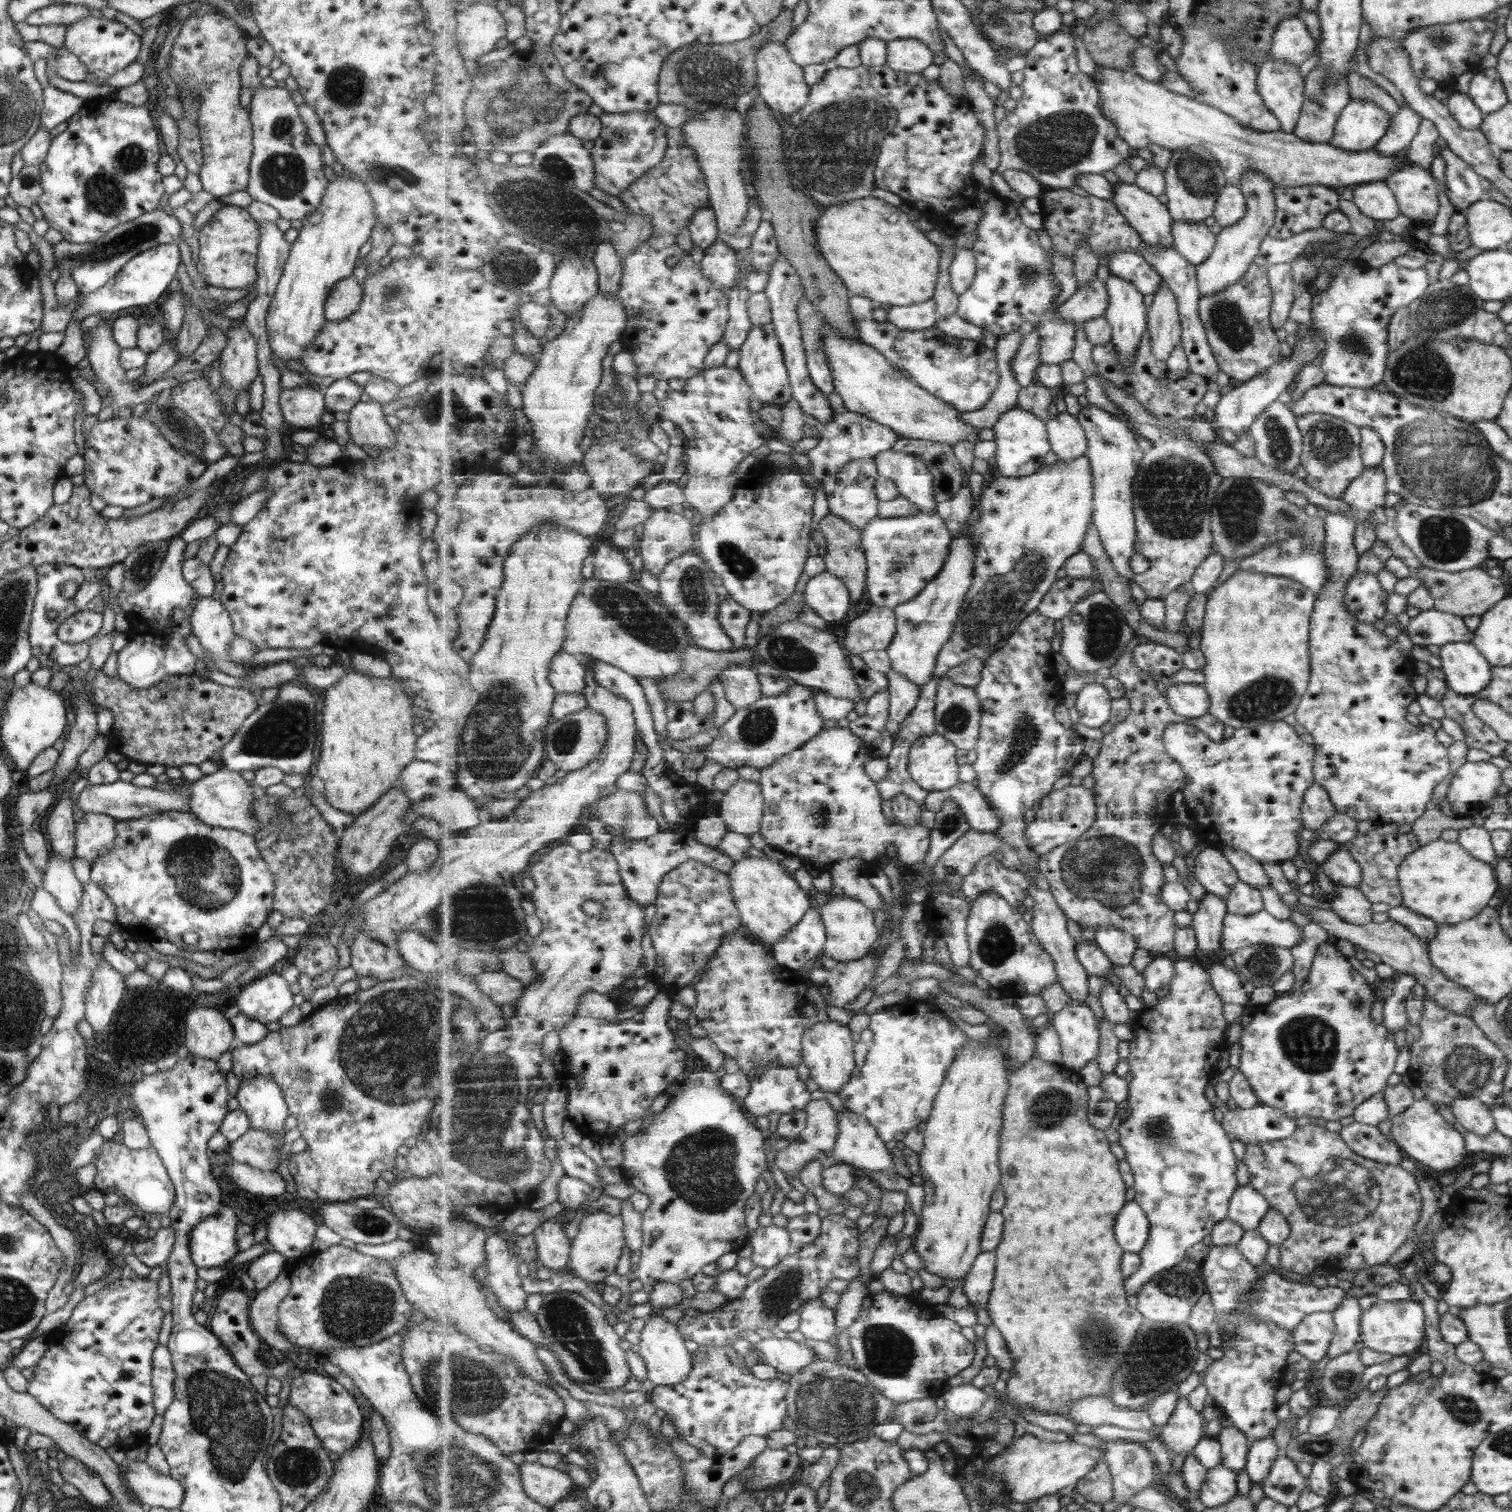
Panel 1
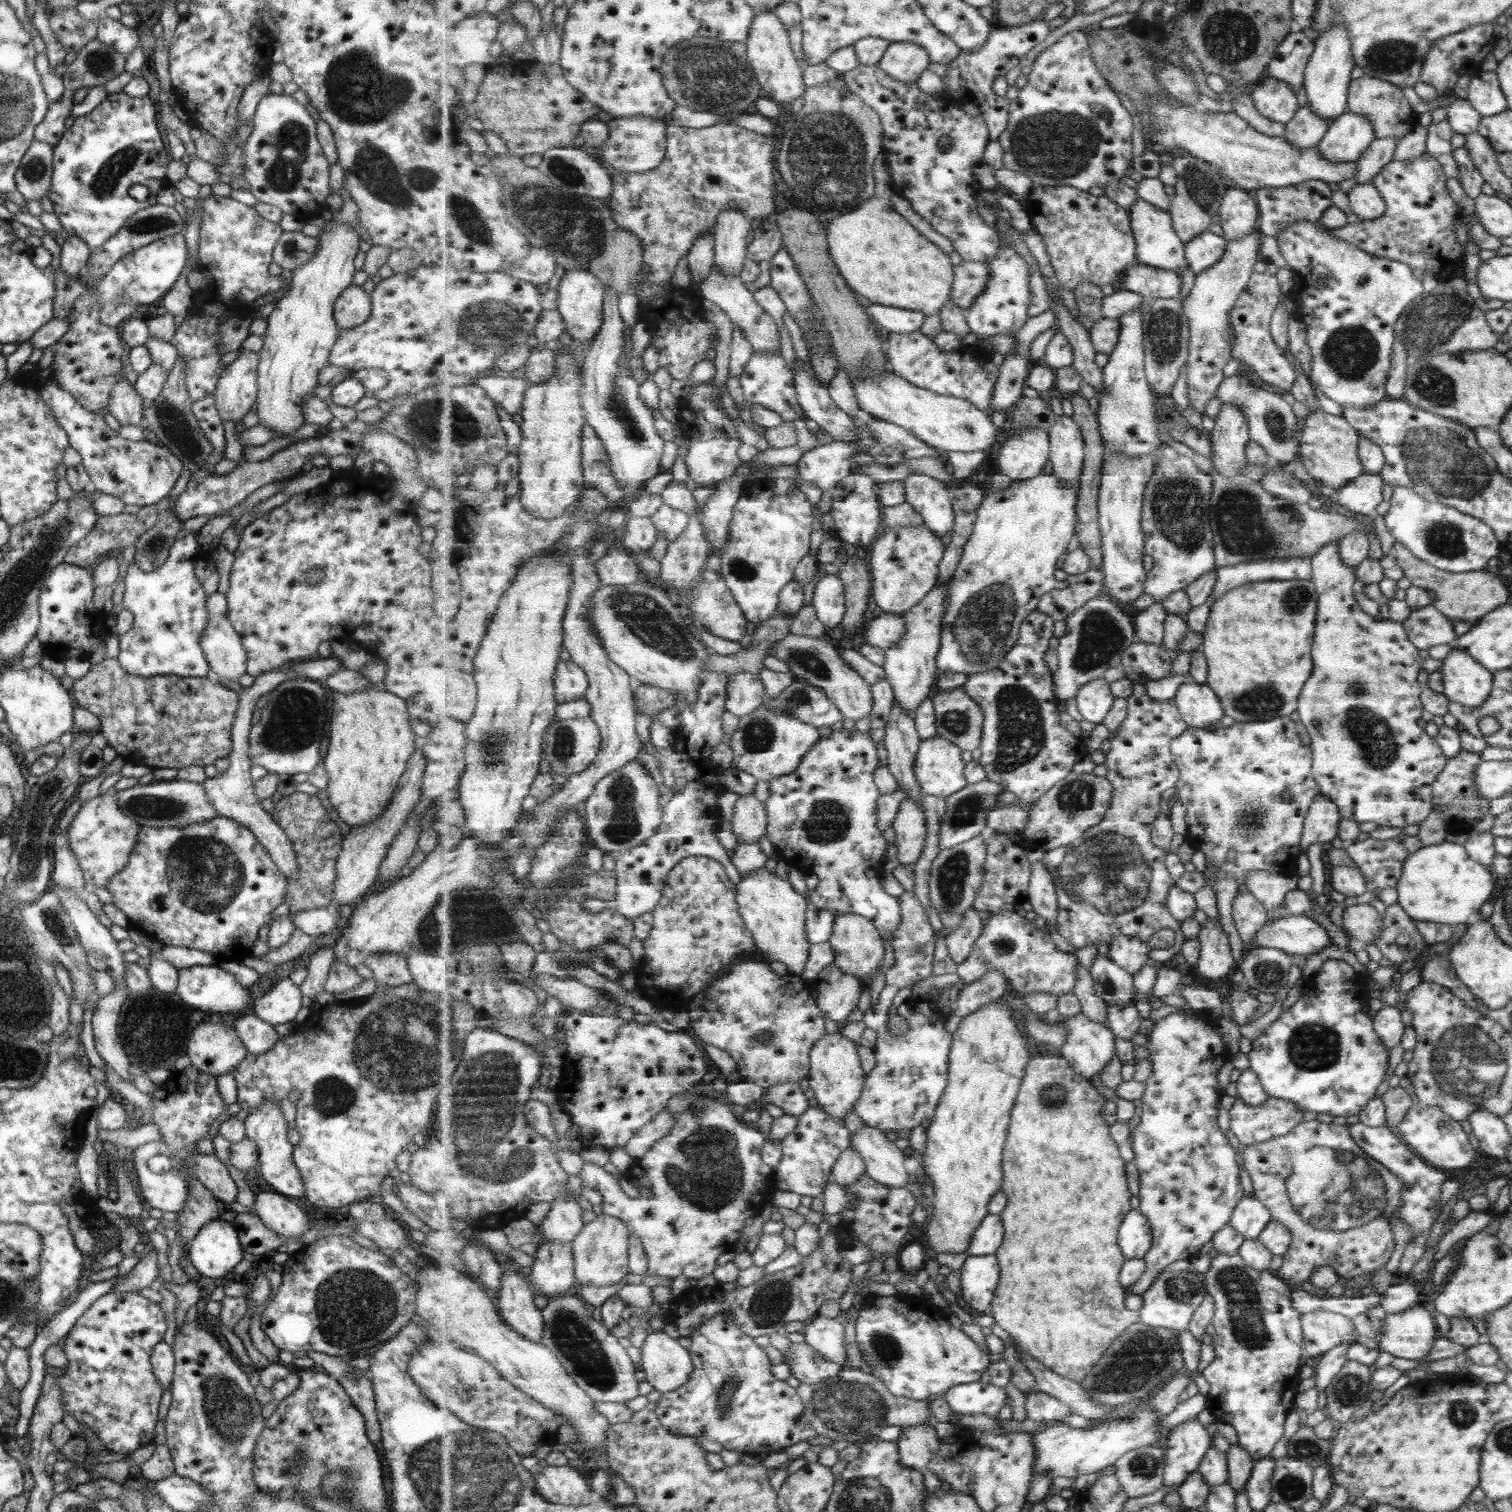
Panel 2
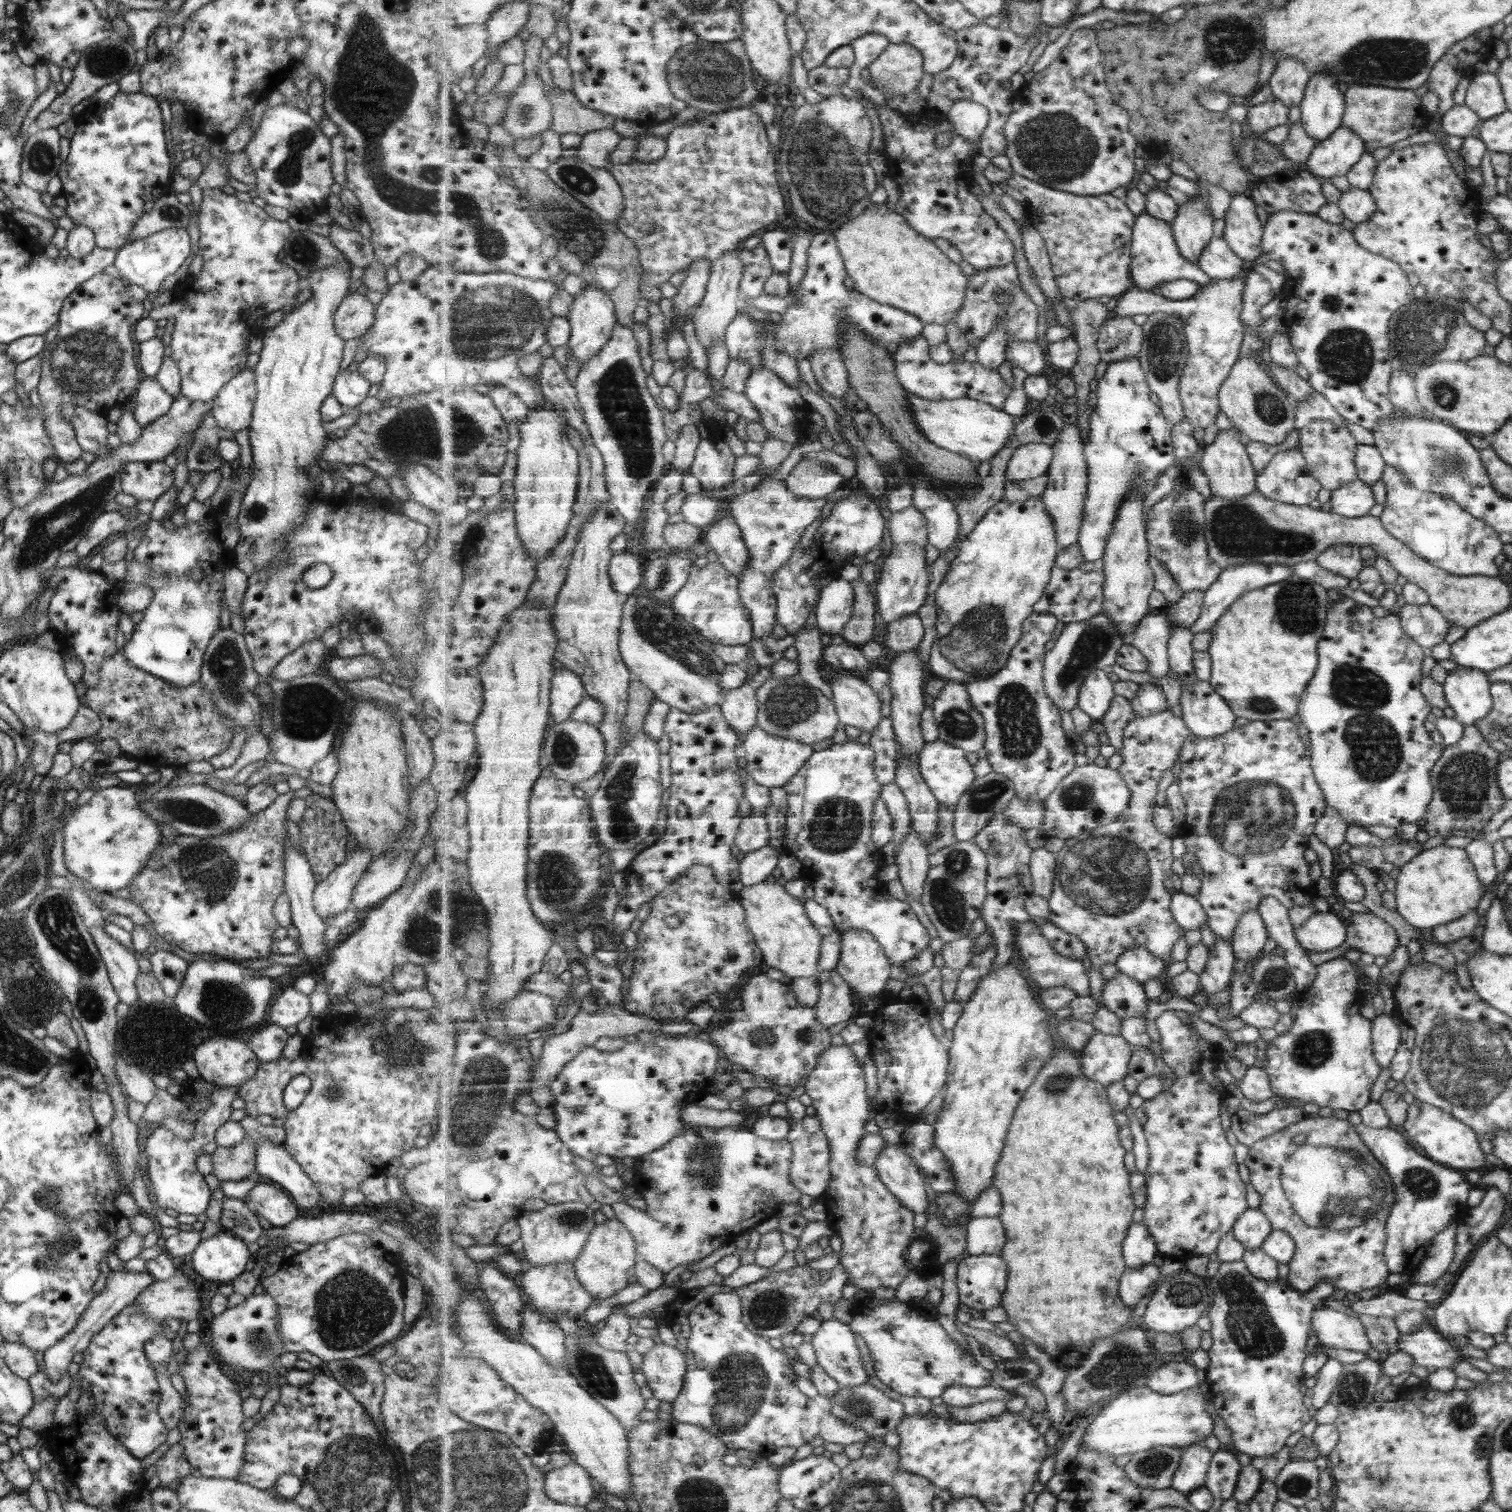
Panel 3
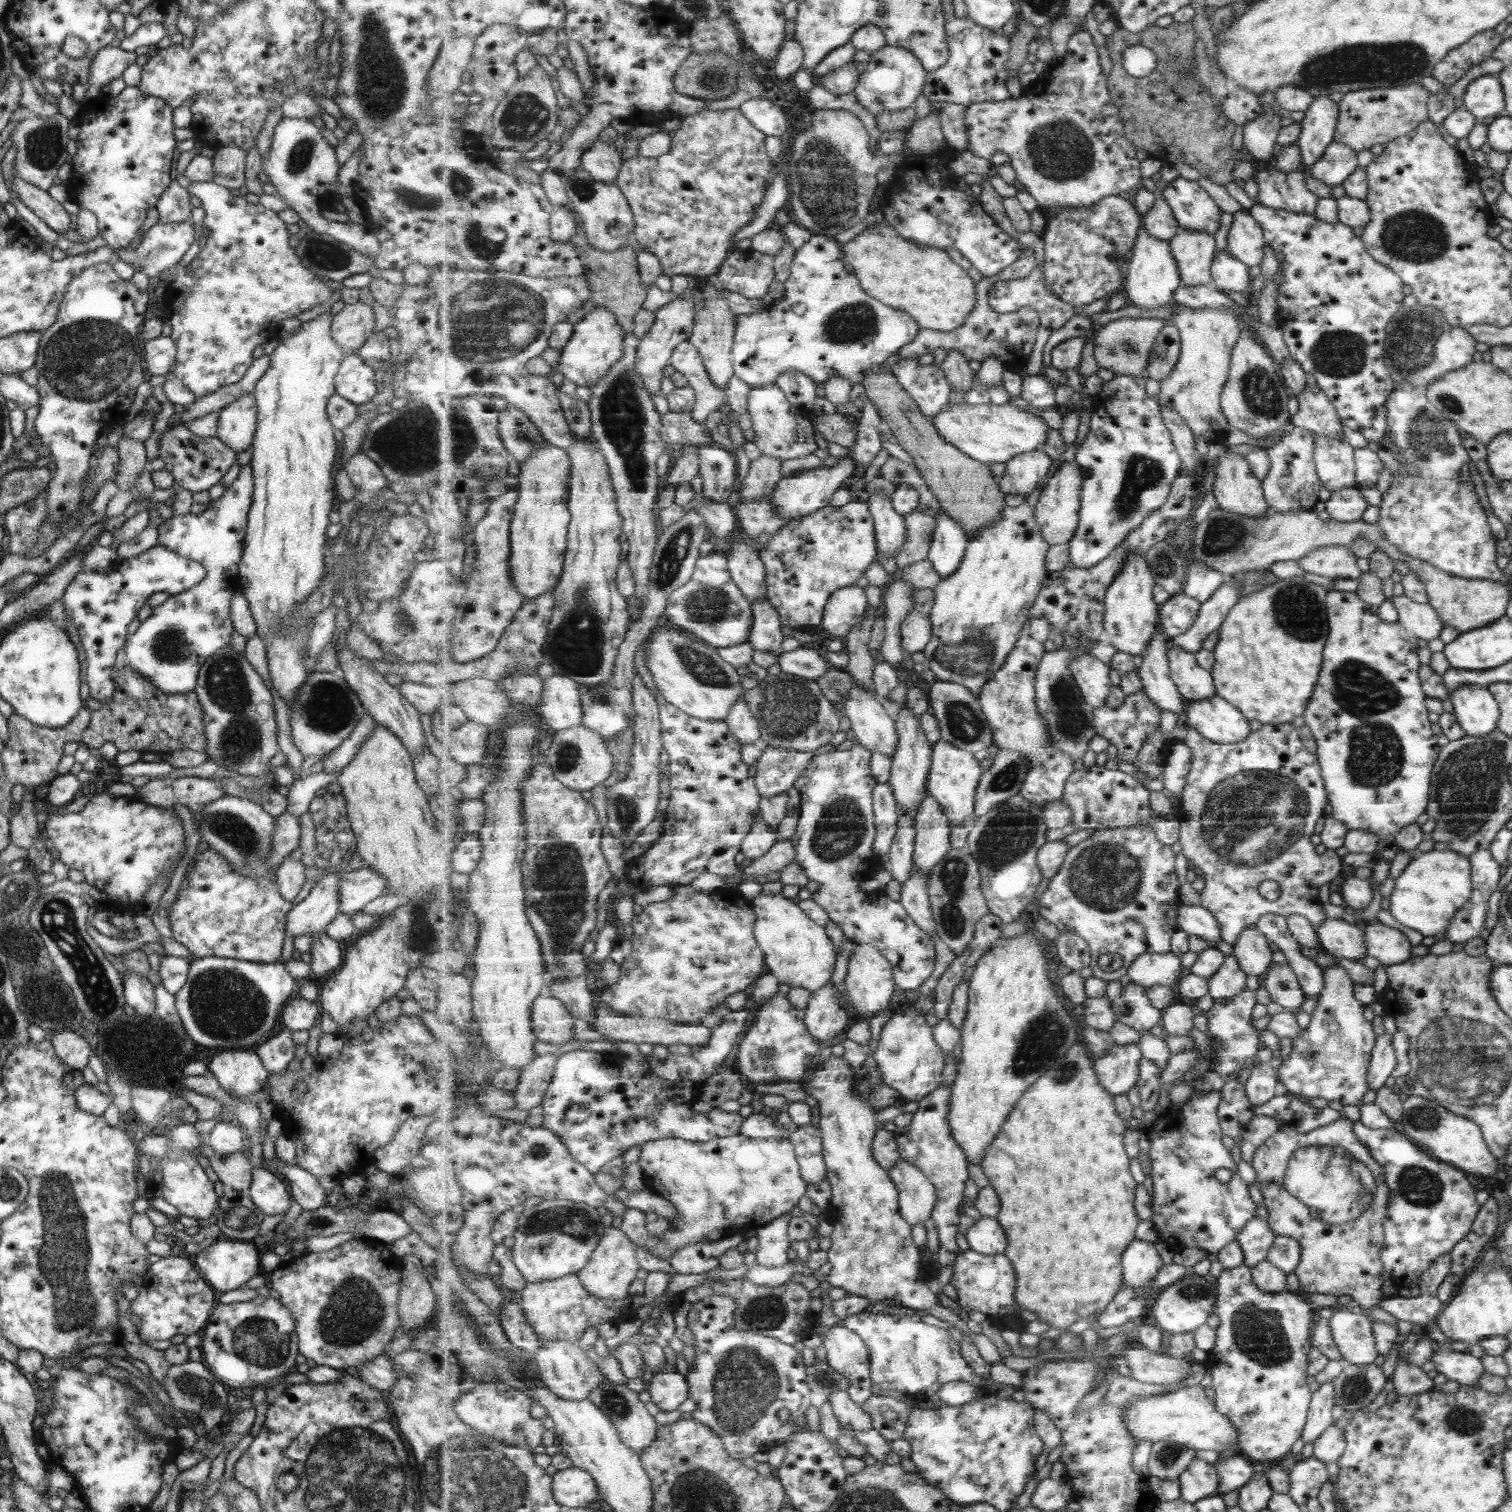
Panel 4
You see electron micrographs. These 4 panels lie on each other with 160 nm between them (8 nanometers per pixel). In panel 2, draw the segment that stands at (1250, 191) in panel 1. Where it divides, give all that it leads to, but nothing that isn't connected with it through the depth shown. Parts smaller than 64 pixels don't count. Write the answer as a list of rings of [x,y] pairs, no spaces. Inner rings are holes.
[[[1258,231],[1237,240],[1228,240],[1225,256],[1196,276],[1192,293],[1181,299],[1186,317],[1190,320],[1190,357],[1188,358],[1187,388],[1193,409],[1205,416],[1205,406],[1218,396],[1219,388],[1225,381],[1223,368],[1231,360],[1232,332],[1230,314],[1238,294],[1246,288],[1253,271],[1253,264],[1259,260]]]

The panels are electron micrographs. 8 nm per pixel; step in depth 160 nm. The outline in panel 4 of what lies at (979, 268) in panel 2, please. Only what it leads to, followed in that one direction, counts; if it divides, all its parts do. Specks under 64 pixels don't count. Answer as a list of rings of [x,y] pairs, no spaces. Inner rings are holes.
[[[1024,248],[1021,257],[1013,265],[992,277],[984,277],[976,282],[977,304],[965,324],[951,332],[936,331],[921,328],[918,337],[911,344],[904,346],[899,352],[899,359],[921,358],[927,353],[933,354],[934,348],[944,348],[947,351],[960,350],[968,359],[983,362],[991,355],[1005,359],[1018,373],[1022,373],[1034,354],[1034,346],[1038,340],[1040,316],[1038,310],[1026,306],[1017,312],[1001,314],[990,305],[990,288],[996,282],[1025,278],[1037,268],[1034,250]]]

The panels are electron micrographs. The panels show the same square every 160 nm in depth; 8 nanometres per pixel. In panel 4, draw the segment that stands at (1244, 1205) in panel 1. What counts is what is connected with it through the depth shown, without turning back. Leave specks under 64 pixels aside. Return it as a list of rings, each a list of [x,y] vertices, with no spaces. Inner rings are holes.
[[[1251,1218],[1251,1221],[1242,1226],[1236,1240],[1243,1255],[1242,1264],[1252,1267],[1261,1259],[1265,1259],[1274,1238],[1274,1232],[1264,1220]]]

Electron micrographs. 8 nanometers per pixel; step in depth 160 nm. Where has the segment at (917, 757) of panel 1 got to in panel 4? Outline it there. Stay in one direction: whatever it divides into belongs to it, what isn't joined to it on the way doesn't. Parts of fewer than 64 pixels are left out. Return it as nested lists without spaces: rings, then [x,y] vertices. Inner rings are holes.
[[[941,739],[934,744],[932,767],[928,778],[928,792],[942,806],[943,812],[951,820],[953,826],[970,826],[975,818],[976,792],[980,780],[984,776],[980,761],[968,750]]]

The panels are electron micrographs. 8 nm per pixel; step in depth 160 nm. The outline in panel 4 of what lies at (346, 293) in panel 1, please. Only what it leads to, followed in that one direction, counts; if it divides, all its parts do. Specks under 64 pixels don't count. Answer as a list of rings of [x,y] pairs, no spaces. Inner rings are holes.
[[[347,303],[332,315],[330,335],[332,340],[343,348],[345,354],[355,353],[354,349],[361,347],[372,335],[373,324],[373,311],[370,306],[363,303]]]

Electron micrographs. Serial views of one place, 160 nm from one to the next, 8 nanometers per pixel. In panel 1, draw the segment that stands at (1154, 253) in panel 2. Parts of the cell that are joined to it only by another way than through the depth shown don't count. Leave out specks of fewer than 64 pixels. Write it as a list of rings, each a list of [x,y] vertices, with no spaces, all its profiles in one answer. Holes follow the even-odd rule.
[[[1117,183],[1112,201],[1151,248],[1175,248],[1170,208],[1139,186]]]

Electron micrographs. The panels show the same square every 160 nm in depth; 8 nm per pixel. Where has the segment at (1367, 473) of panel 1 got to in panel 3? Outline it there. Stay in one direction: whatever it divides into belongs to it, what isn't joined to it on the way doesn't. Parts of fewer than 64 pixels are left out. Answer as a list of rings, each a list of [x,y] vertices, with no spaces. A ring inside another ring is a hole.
[[[1362,480],[1346,482],[1342,487],[1330,491],[1330,511],[1345,518],[1365,516],[1375,504],[1371,487]]]

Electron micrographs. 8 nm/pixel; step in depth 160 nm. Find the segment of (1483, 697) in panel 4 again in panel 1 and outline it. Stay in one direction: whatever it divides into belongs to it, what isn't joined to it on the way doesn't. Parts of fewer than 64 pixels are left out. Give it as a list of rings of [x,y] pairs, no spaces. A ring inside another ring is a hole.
[[[1450,642],[1439,646],[1440,670],[1445,675],[1444,682],[1454,693],[1460,695],[1474,695],[1489,682],[1491,666],[1485,658],[1466,642]]]

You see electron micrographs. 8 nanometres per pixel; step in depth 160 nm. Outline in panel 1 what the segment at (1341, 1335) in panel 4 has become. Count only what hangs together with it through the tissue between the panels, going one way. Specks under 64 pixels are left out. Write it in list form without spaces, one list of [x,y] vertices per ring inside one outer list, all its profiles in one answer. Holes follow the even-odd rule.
[[[1312,1312],[1305,1315],[1299,1324],[1295,1326],[1295,1334],[1290,1334],[1294,1338],[1295,1352],[1311,1362],[1321,1360],[1327,1353],[1329,1341],[1334,1333],[1334,1324],[1330,1312]]]

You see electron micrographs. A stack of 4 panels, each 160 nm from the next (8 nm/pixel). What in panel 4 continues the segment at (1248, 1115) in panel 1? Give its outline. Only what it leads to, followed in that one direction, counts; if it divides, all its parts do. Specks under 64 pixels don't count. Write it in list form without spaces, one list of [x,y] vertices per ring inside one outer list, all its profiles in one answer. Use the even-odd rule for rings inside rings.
[[[1257,1116],[1247,1122],[1245,1130],[1241,1132],[1240,1158],[1250,1164],[1253,1152],[1261,1146],[1279,1126],[1277,1121],[1267,1116]]]

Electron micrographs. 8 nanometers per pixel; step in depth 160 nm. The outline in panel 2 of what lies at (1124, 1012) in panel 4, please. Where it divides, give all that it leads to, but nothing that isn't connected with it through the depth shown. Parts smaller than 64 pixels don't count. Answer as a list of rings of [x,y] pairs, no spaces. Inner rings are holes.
[[[1098,954],[1090,968],[1097,994],[1111,1006],[1135,1006],[1134,976],[1111,960],[1108,955]]]

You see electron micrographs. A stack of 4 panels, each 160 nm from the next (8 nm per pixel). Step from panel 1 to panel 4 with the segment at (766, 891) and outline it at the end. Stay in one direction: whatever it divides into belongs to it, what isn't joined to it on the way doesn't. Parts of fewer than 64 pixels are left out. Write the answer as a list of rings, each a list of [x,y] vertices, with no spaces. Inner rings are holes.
[[[781,892],[777,894],[759,893],[753,900],[754,911],[757,920],[754,926],[755,938],[763,949],[766,956],[766,966],[780,980],[792,988],[807,988],[812,994],[823,988],[834,976],[838,955],[834,942],[827,934],[826,927],[819,926],[814,919],[810,917],[798,905],[797,900],[787,898]]]

